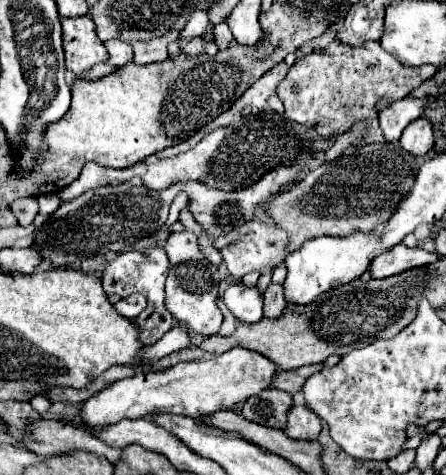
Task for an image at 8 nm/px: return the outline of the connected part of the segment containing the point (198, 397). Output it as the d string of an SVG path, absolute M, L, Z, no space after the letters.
M232 347L230 351L214 355L206 361L178 363L166 371L154 371L154 373L140 371L134 377L116 381L112 387L88 399L82 407L80 417L92 429L114 425L124 417L140 419L150 413L176 413L198 419L222 409L230 409L232 405L246 401L250 395L256 395L262 389L270 387L276 371L278 367L264 355L248 351L244 347Z

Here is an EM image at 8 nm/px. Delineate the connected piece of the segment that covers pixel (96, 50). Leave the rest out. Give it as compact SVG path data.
M88 15L66 19L62 17L64 31L64 49L66 49L66 67L74 75L82 75L92 69L96 63L108 59L104 43L98 39L94 23Z

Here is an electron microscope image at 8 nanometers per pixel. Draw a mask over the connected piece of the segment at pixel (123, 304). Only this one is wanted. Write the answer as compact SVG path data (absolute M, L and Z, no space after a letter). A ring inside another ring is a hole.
M130 295L130 297L120 299L118 303L114 303L114 309L116 309L122 317L134 321L136 315L140 315L140 313L146 309L146 297L142 297L142 295ZM126 313L132 313L132 315L126 315Z

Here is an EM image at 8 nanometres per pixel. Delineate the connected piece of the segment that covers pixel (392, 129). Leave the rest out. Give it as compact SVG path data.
M430 95L418 99L418 97L404 97L404 99L398 99L394 103L390 103L386 109L380 111L380 127L384 131L384 137L386 141L398 141L404 127L422 117L426 105L430 103Z

